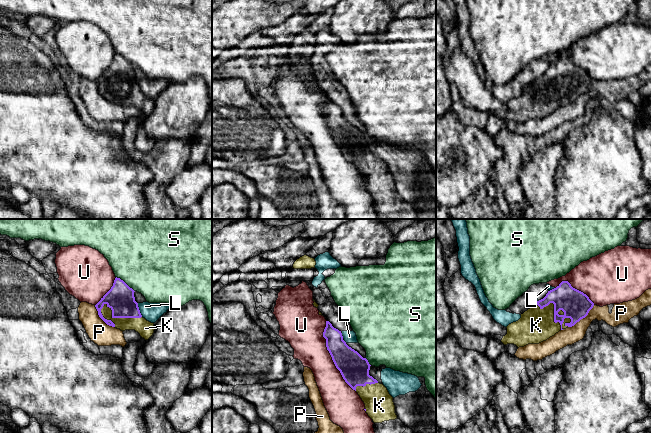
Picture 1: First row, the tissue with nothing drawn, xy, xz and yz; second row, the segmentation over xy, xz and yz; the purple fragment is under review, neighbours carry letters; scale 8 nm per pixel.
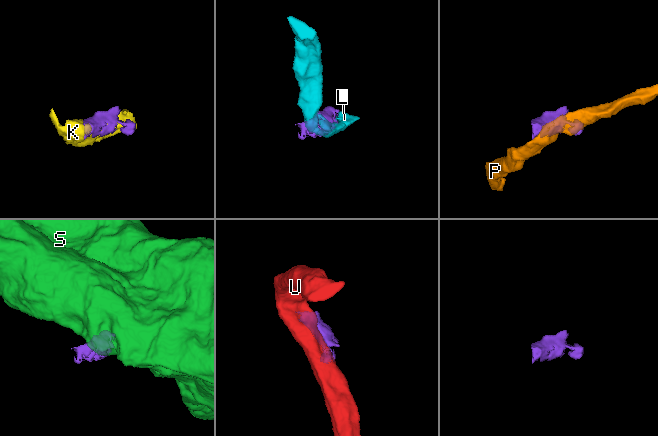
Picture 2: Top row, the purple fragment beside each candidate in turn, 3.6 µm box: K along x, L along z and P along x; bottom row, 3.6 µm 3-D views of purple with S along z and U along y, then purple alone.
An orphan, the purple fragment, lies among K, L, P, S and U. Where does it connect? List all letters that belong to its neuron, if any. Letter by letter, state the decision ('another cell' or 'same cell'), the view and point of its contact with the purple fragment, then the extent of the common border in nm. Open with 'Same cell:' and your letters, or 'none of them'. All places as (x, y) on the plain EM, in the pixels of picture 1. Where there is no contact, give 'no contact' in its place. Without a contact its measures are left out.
Same cell: K
K: same cell; meets purple in yz at (554, 87); contact 320 nm long
L: another cell; meets purple in xy at (139, 86); contact 120 nm long
P: another cell; meets purple in yz at (582, 94); contact 280 nm long
S: another cell; meets purple in xy at (124, 58); contact 200 nm long
U: another cell; meets purple in xz at (331, 132); contact 600 nm long

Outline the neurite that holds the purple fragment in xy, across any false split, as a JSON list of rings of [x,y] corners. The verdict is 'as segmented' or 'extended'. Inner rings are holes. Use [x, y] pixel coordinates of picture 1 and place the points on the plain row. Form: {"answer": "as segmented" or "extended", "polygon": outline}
{"answer": "extended", "polygon": [[[115,54],[111,65],[95,81],[99,93],[109,102],[125,106],[135,106],[148,116],[154,109],[154,99],[142,93],[134,66],[120,54]]]}

